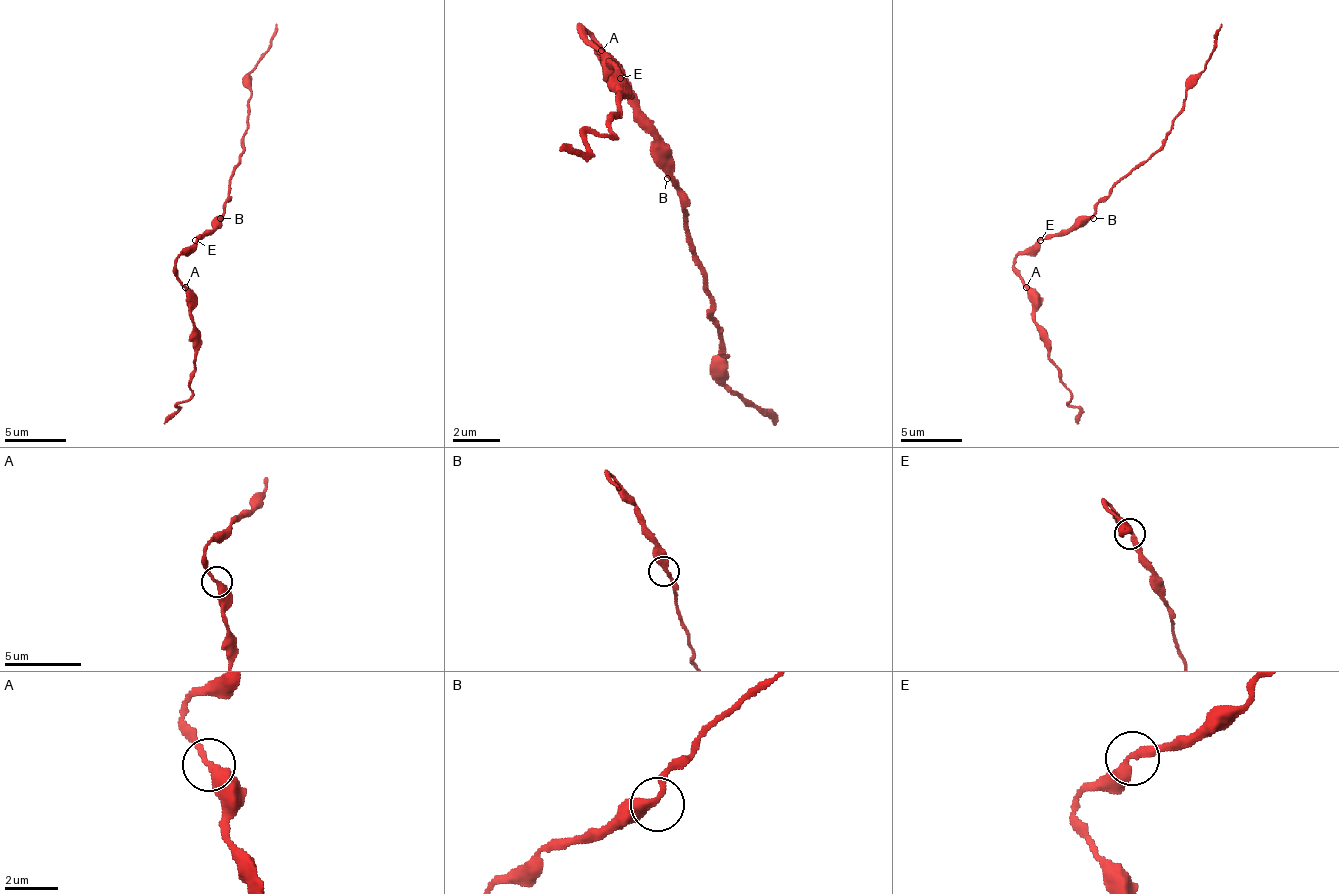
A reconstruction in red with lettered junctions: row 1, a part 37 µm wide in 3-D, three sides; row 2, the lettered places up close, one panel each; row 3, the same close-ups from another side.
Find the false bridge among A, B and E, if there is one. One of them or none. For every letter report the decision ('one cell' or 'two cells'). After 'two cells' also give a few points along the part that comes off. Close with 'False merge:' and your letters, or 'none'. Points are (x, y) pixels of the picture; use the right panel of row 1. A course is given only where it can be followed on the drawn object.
A: one cell
B: one cell
E: one cell
False merge: none

